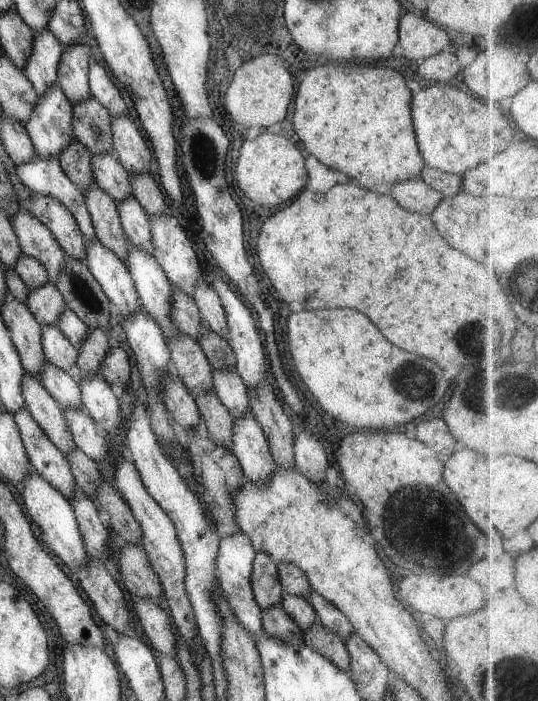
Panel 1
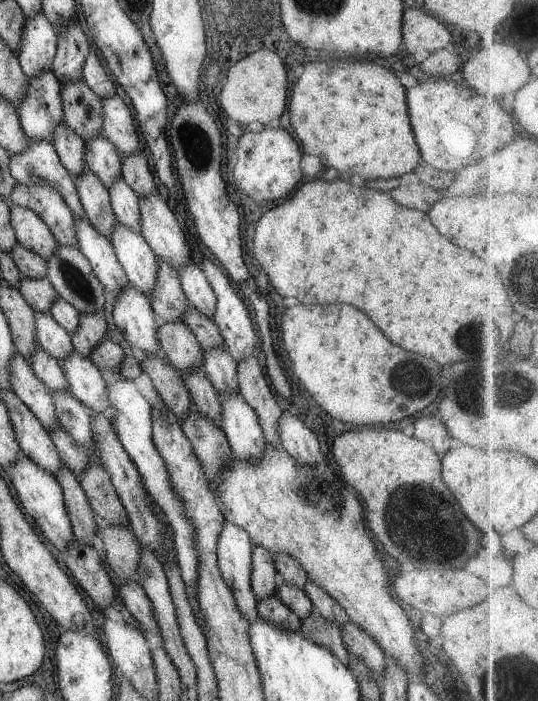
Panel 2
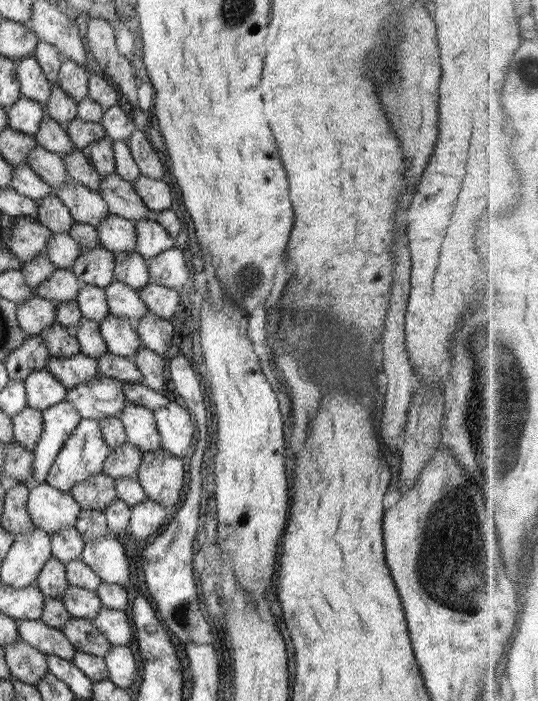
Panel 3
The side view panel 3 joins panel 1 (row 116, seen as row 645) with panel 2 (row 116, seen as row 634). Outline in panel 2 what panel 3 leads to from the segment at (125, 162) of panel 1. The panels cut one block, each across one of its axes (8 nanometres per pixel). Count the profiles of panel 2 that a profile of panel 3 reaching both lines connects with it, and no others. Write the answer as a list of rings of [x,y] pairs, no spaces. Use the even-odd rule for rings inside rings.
[[[116,94],[110,99],[102,99],[104,122],[101,132],[124,157],[142,152],[143,146],[138,139],[134,118],[126,104]]]

